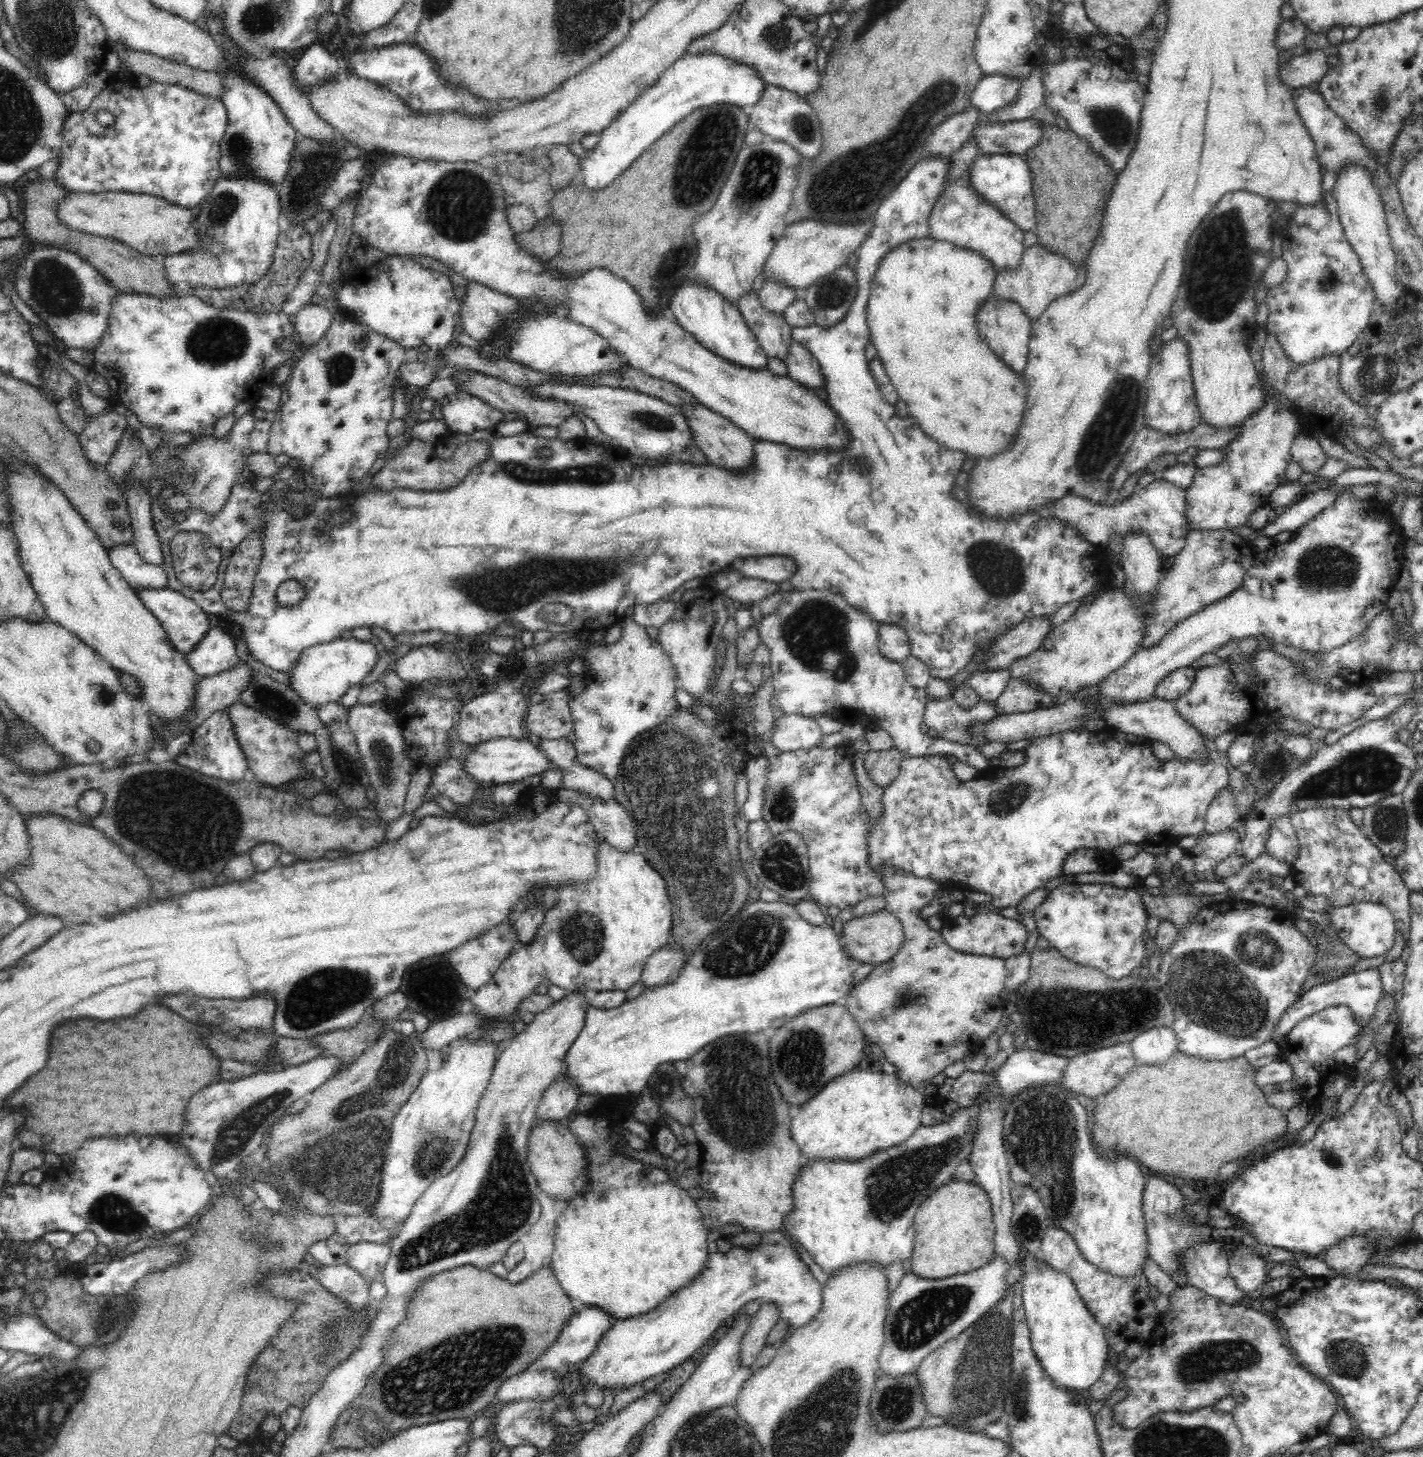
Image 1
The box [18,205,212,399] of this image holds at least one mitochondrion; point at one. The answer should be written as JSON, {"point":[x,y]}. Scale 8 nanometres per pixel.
{"point":[53,287]}

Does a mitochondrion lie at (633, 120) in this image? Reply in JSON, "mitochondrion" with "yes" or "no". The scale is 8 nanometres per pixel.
{"mitochondrion":"no"}

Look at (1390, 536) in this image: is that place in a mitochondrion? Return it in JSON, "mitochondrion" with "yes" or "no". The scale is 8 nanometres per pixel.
{"mitochondrion":"no"}

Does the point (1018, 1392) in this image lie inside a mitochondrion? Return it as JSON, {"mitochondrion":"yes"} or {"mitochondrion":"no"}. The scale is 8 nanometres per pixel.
{"mitochondrion":"yes"}

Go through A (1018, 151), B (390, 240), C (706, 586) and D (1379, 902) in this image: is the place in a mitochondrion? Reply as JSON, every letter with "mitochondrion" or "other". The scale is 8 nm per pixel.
{"A":"other","B":"other","C":"other","D":"other"}

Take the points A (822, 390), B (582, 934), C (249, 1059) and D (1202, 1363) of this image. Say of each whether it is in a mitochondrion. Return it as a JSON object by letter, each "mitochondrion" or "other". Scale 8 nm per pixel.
{"A":"other","B":"mitochondrion","C":"other","D":"mitochondrion"}

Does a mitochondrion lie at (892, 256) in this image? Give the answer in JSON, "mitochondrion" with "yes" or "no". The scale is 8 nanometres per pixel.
{"mitochondrion":"no"}

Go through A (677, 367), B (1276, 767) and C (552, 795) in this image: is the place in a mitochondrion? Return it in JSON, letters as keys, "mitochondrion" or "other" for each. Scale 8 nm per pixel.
{"A":"other","B":"mitochondrion","C":"other"}

